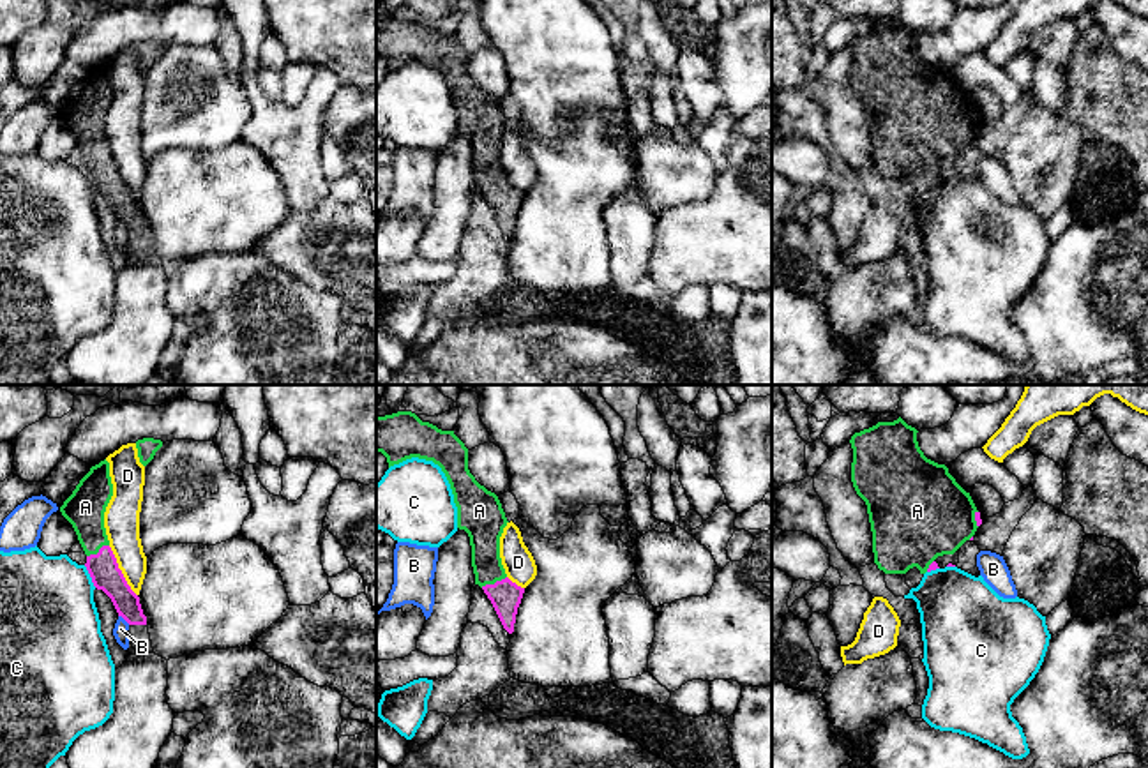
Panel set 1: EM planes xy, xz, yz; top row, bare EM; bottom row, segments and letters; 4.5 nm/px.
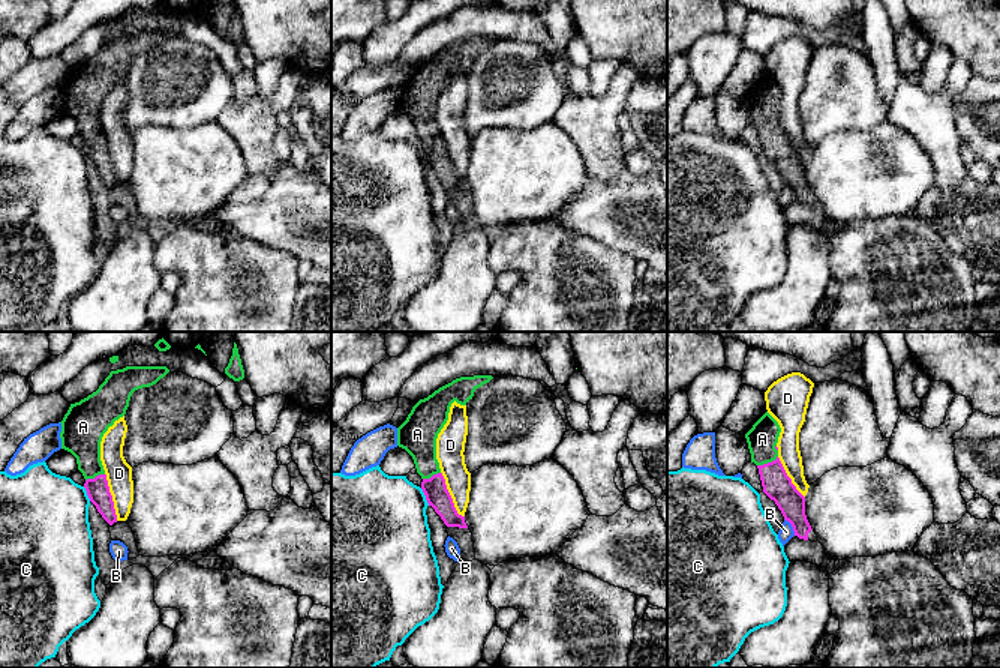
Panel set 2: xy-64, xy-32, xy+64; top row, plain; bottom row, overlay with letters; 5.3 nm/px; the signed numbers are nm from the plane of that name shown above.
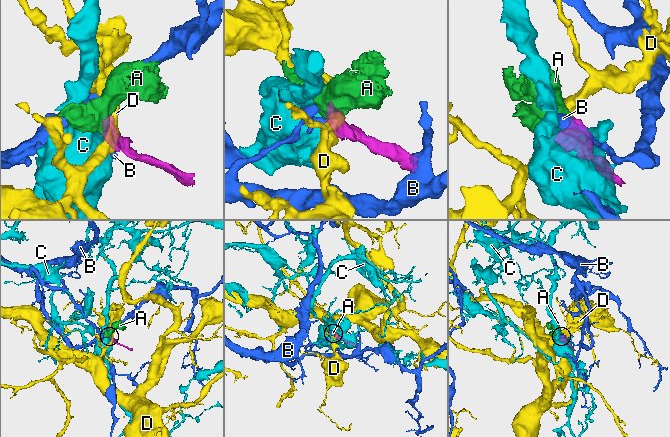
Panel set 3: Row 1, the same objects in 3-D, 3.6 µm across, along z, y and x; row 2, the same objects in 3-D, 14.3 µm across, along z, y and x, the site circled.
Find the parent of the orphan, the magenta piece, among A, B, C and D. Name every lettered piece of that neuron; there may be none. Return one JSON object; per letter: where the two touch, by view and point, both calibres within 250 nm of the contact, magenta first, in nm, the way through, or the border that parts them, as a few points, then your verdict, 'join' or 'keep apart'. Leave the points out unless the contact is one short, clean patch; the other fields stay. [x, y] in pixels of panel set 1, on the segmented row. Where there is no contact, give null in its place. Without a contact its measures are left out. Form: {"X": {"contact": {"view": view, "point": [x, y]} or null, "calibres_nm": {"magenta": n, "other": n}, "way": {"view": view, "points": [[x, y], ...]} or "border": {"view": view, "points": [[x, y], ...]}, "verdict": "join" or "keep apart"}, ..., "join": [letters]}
{"A": {"contact": {"view": "xz", "point": [495, 583]}, "calibres_nm": {"magenta": 140, "other": 160}, "verdict": "join"}, "B": {"contact": {"view": "xy", "point": [124, 618]}, "calibres_nm": {"magenta": 140, "other": 70}, "border": {"view": "xy", "points": [[119, 615], [129, 624]]}, "verdict": "keep apart"}, "C": {"contact": {"view": "xy", "point": [90, 576]}, "calibres_nm": {"magenta": 140, "other": 440}, "border": {"view": "xy", "points": [[83, 565], [96, 587]]}, "verdict": "keep apart"}, "D": {"contact": {"view": "xy", "point": [120, 571]}, "calibres_nm": {"magenta": 140, "other": 160}, "verdict": "keep apart"}, "join": ["A"]}

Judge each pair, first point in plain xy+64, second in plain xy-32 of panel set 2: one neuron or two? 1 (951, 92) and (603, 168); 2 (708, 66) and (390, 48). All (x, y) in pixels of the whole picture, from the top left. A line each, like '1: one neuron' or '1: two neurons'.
1: one neuron
2: one neuron

